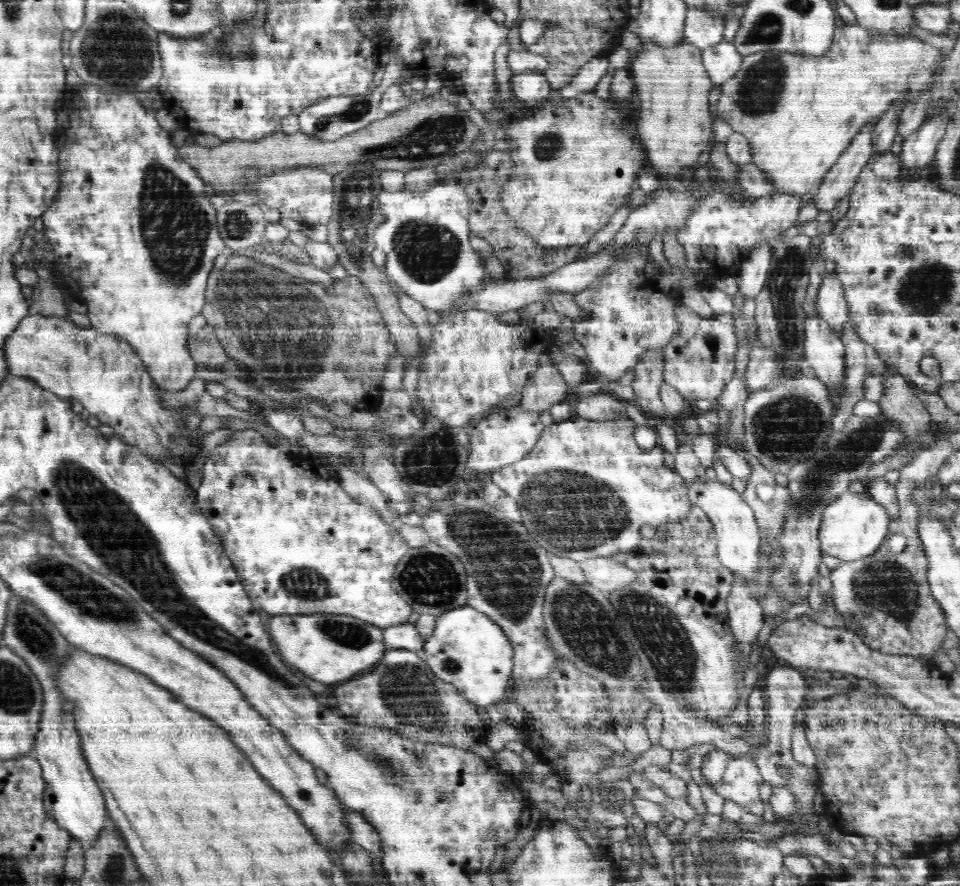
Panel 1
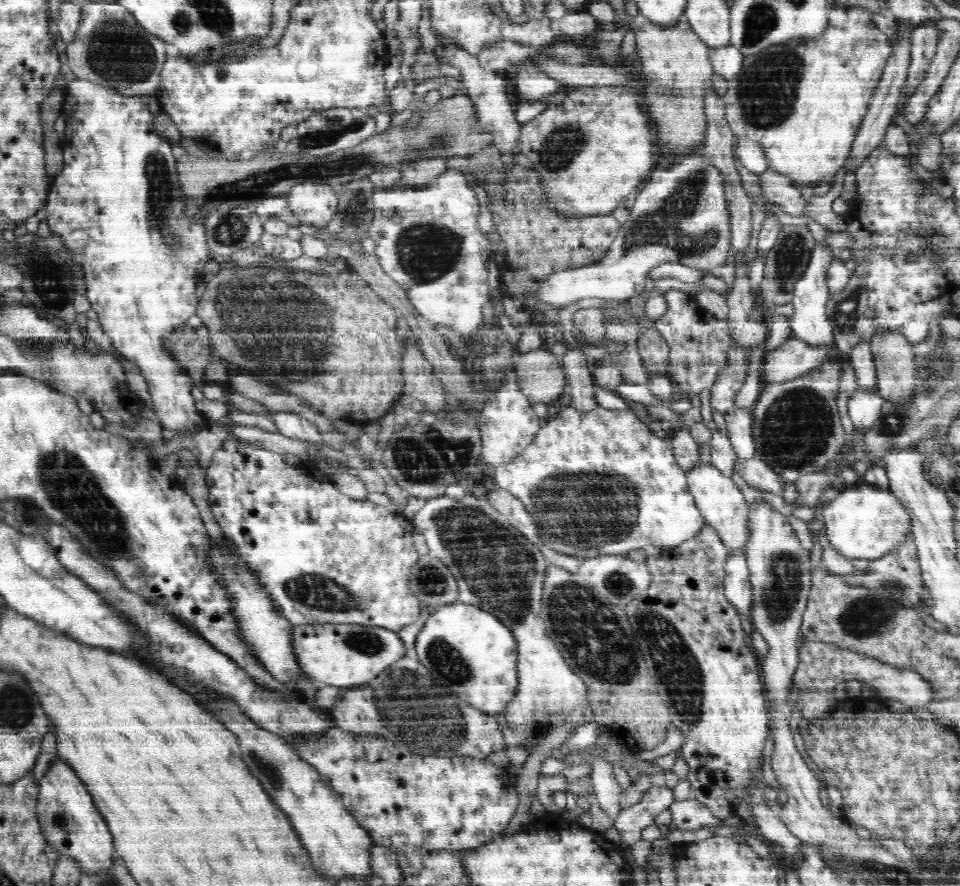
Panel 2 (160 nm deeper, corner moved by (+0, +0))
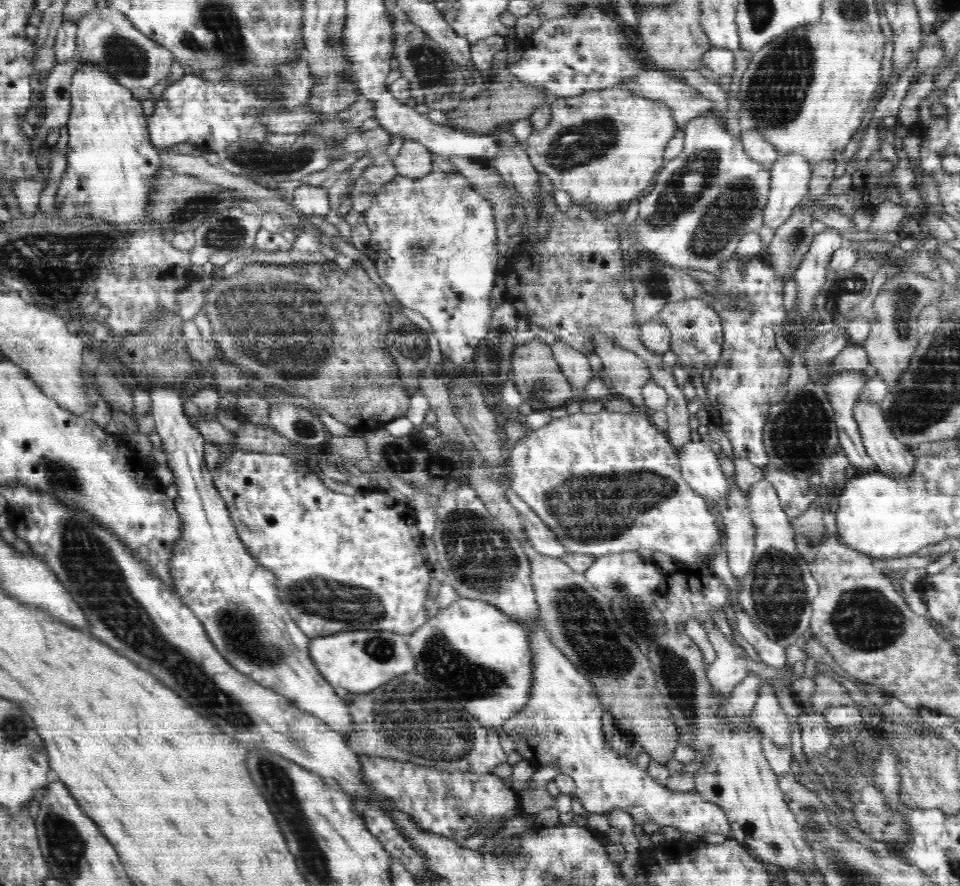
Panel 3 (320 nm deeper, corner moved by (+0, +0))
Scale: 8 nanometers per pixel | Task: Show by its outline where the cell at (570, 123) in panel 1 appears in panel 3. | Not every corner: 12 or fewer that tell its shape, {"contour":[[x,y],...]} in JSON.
{"contour":[[554,97],[534,168],[606,212],[639,199],[679,127],[662,101]]}

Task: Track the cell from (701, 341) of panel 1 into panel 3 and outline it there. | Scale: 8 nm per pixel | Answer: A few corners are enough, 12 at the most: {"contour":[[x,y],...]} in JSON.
{"contour":[[691,298],[658,312],[688,374],[718,362],[723,326],[716,308]]}

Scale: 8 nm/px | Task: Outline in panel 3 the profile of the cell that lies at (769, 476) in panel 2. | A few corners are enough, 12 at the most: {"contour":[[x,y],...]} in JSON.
{"contour":[[767,467],[764,480],[776,490],[790,520],[818,500],[818,487]]}

